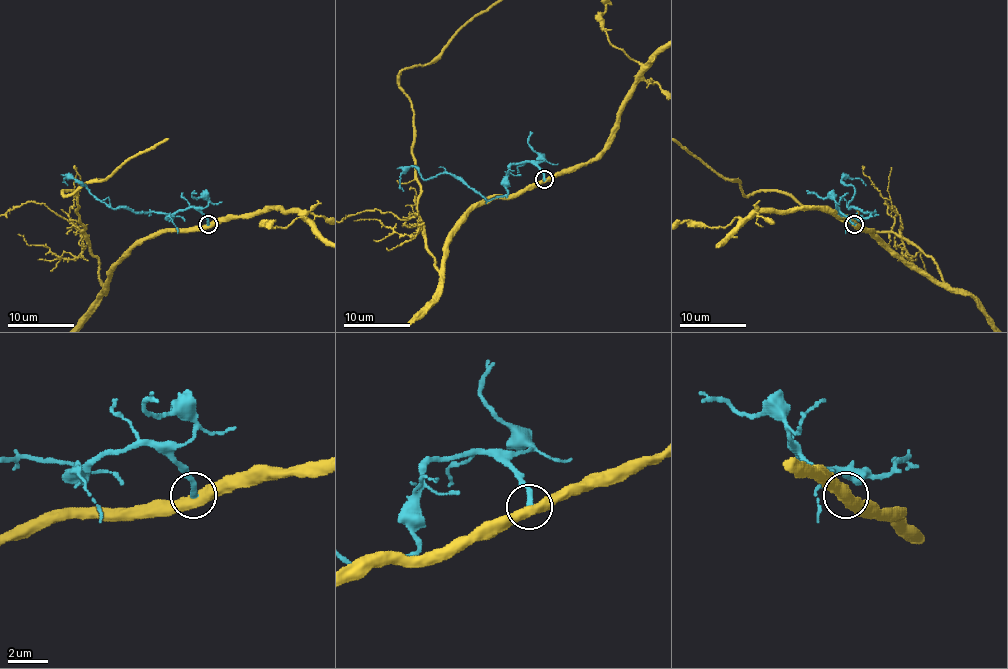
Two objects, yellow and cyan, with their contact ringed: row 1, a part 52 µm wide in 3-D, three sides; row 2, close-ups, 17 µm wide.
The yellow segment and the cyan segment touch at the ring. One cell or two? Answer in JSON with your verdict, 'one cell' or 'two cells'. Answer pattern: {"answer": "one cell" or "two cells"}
{"answer": "two cells"}

